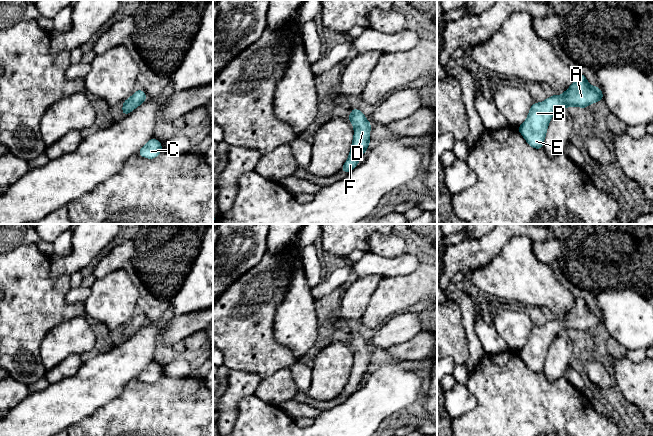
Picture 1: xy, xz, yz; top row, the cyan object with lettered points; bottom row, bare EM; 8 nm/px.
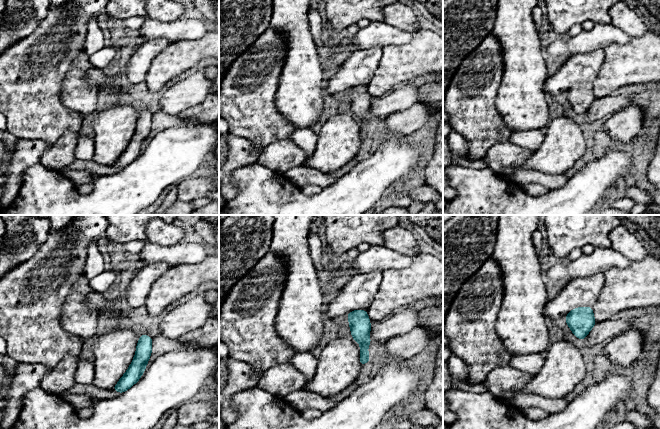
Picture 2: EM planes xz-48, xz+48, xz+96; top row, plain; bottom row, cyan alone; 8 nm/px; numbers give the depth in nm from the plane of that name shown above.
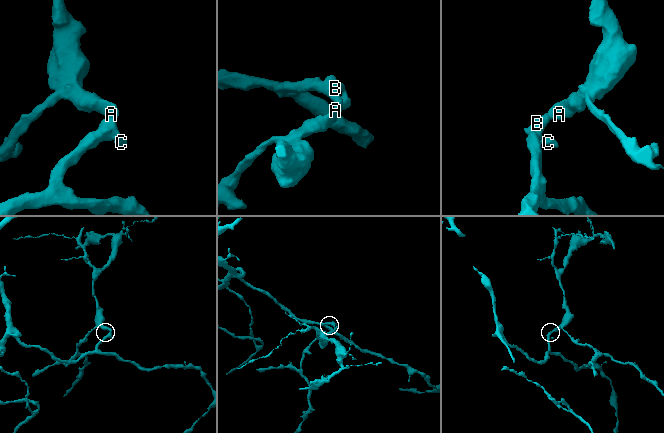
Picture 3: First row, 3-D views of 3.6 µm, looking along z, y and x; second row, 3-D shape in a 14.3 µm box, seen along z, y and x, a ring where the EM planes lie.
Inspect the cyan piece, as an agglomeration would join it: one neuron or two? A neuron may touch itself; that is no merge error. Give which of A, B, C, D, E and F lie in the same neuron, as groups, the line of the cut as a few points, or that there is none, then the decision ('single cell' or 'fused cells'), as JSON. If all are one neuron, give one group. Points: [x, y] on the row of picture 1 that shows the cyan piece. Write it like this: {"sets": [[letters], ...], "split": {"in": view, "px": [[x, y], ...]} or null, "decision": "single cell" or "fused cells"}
{"sets": [["A", "B", "C", "D", "E", "F"]], "split": null, "decision": "single cell"}

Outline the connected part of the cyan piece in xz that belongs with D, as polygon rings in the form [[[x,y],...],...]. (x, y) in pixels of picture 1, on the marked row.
[[[352,108],[348,119],[354,126],[354,138],[349,157],[341,168],[341,171],[347,173],[357,166],[362,154],[366,152],[370,143],[371,128],[371,123],[366,120],[365,115],[358,109]]]

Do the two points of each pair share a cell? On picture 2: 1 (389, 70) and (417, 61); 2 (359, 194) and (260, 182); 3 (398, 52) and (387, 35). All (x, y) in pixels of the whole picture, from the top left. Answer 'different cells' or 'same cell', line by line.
1: same cell
2: same cell
3: different cells

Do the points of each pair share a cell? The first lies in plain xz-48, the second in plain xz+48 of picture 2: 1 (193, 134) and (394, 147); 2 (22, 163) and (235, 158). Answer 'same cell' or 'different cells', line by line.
1: same cell
2: same cell

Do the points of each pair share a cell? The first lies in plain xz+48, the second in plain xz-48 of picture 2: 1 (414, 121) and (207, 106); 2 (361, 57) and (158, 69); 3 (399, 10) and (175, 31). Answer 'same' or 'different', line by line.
1: same
2: different
3: different

